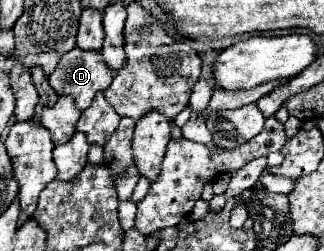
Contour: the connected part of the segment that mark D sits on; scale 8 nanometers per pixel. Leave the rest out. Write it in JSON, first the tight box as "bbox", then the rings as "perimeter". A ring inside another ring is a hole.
{"bbox":[48,47,114,111],"perimeter":[[[76,47],[60,59],[58,67],[48,77],[48,83],[56,95],[74,97],[78,109],[84,111],[90,107],[98,91],[106,91],[110,87],[112,77],[114,73],[102,61],[102,55]]]}

